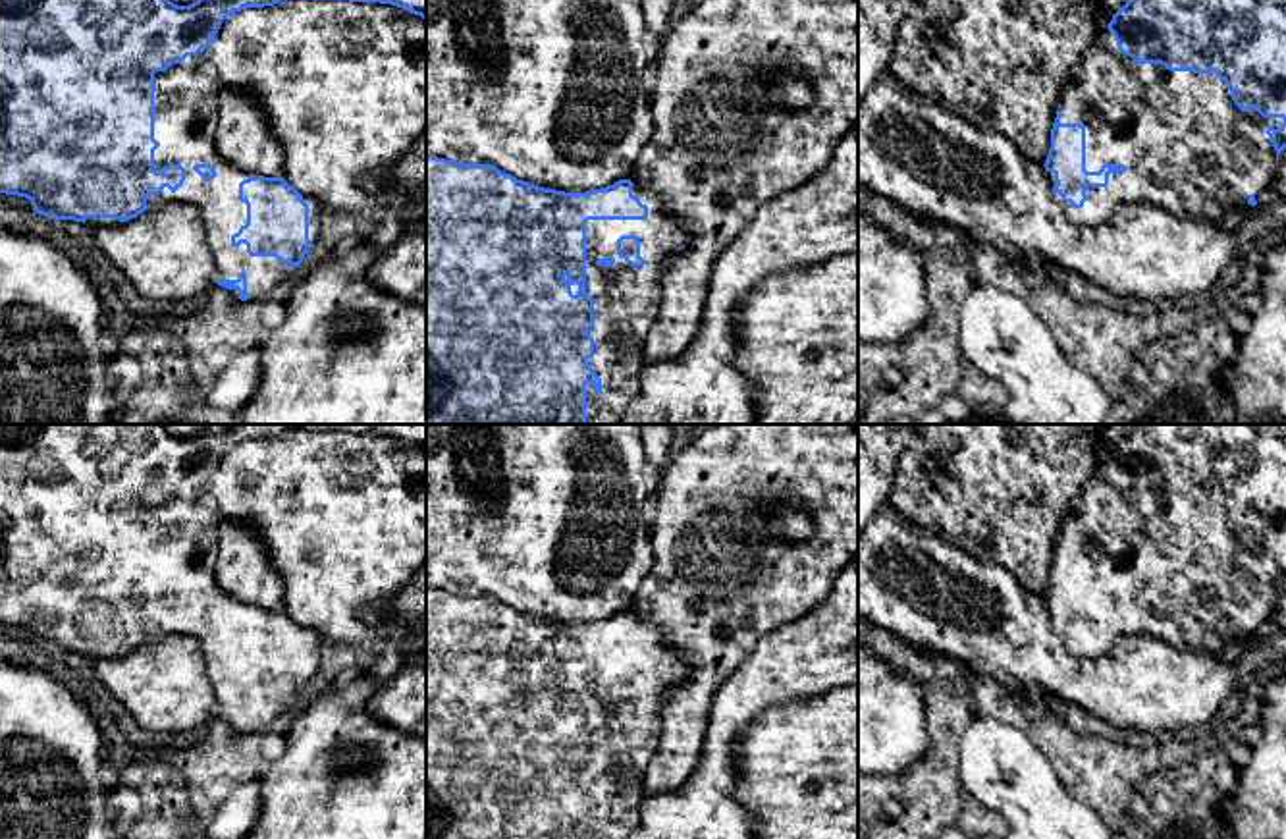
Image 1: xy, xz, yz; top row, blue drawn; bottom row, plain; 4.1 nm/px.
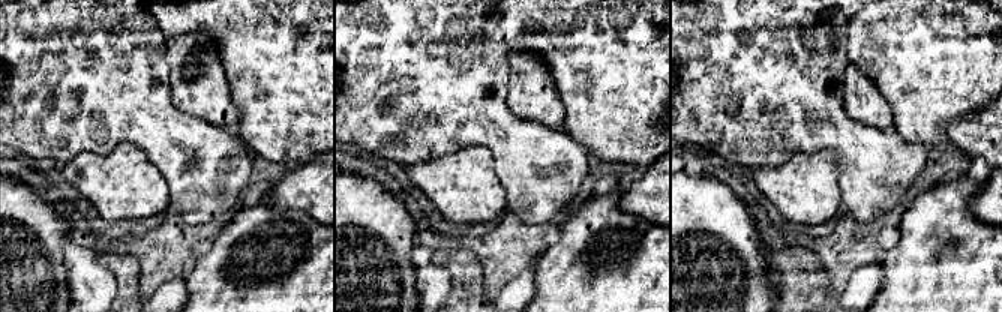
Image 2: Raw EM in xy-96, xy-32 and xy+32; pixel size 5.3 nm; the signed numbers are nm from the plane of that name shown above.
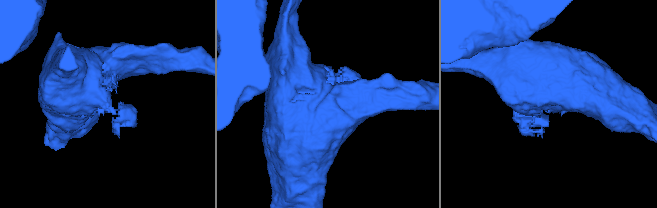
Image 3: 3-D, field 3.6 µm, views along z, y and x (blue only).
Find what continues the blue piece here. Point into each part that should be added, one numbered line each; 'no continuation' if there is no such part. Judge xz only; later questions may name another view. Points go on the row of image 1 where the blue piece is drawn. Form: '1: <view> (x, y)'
1: xz (627, 297)

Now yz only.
1: yz (1188, 147)

